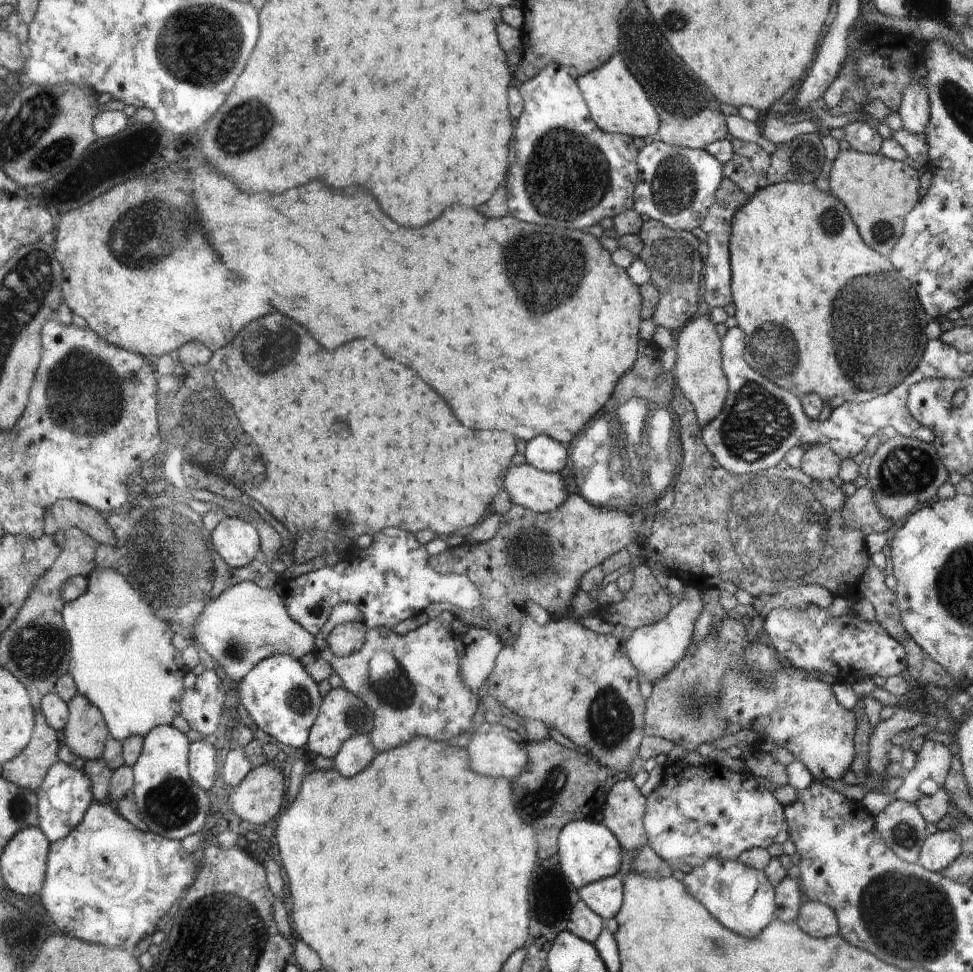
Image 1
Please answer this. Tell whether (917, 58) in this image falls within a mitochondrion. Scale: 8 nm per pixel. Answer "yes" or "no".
no

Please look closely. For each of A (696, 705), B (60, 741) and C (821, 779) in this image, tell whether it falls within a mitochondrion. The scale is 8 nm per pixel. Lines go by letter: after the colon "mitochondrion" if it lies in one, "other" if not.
A: mitochondrion
B: other
C: other

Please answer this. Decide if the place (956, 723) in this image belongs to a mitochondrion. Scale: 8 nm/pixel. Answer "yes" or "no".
no

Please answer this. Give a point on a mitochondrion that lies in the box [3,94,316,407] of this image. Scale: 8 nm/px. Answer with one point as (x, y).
(145, 238)

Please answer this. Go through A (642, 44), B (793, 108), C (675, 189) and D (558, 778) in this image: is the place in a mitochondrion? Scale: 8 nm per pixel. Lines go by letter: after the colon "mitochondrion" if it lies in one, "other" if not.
A: mitochondrion
B: other
C: mitochondrion
D: mitochondrion

